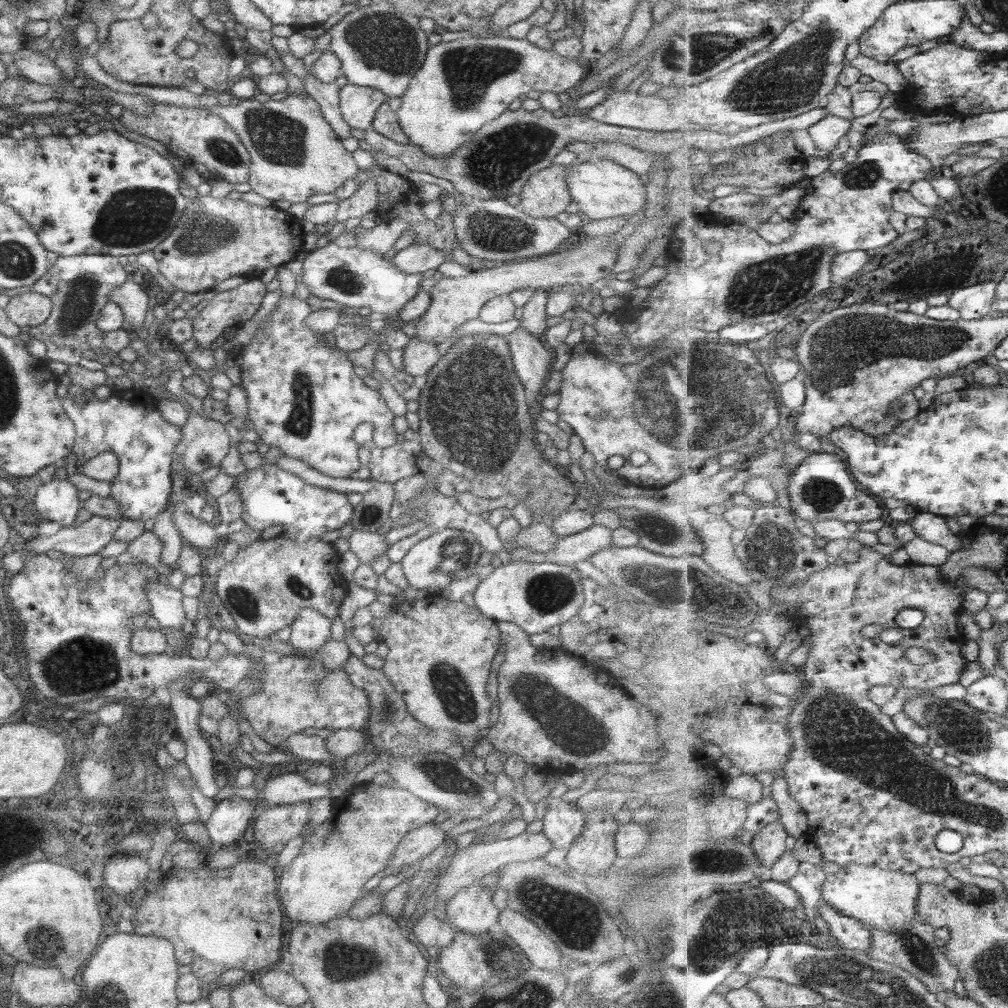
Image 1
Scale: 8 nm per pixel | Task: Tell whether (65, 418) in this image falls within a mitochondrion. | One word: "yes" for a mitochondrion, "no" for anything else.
no

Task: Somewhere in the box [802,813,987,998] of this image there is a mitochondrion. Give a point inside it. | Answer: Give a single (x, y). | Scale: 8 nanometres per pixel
(917, 949)

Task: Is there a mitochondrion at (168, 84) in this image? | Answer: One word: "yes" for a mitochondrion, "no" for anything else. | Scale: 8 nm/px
no

